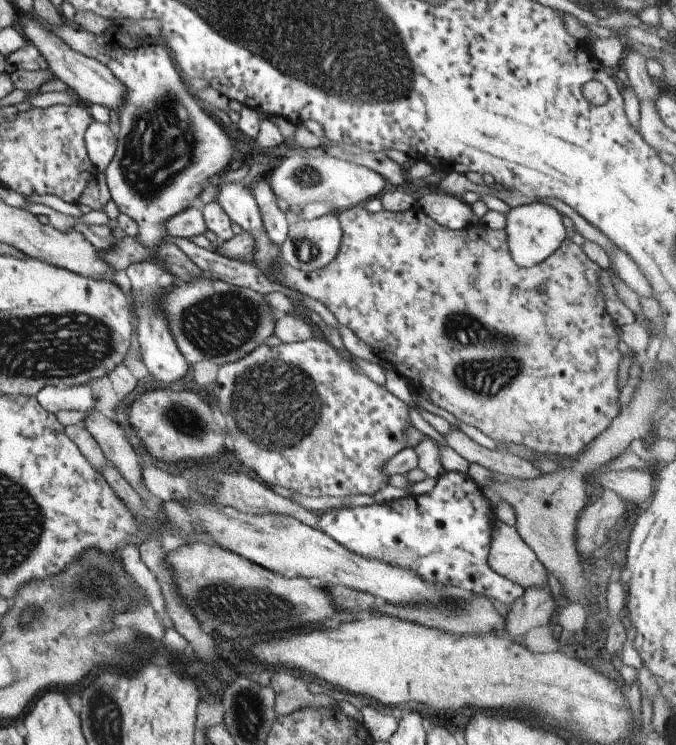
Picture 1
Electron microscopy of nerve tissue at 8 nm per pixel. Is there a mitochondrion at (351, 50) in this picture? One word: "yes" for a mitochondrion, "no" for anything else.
yes

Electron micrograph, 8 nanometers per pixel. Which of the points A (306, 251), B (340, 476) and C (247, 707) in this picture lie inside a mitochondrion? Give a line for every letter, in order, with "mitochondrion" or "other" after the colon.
A: mitochondrion
B: other
C: mitochondrion

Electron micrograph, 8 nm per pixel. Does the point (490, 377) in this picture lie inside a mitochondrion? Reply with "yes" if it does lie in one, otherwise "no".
yes

